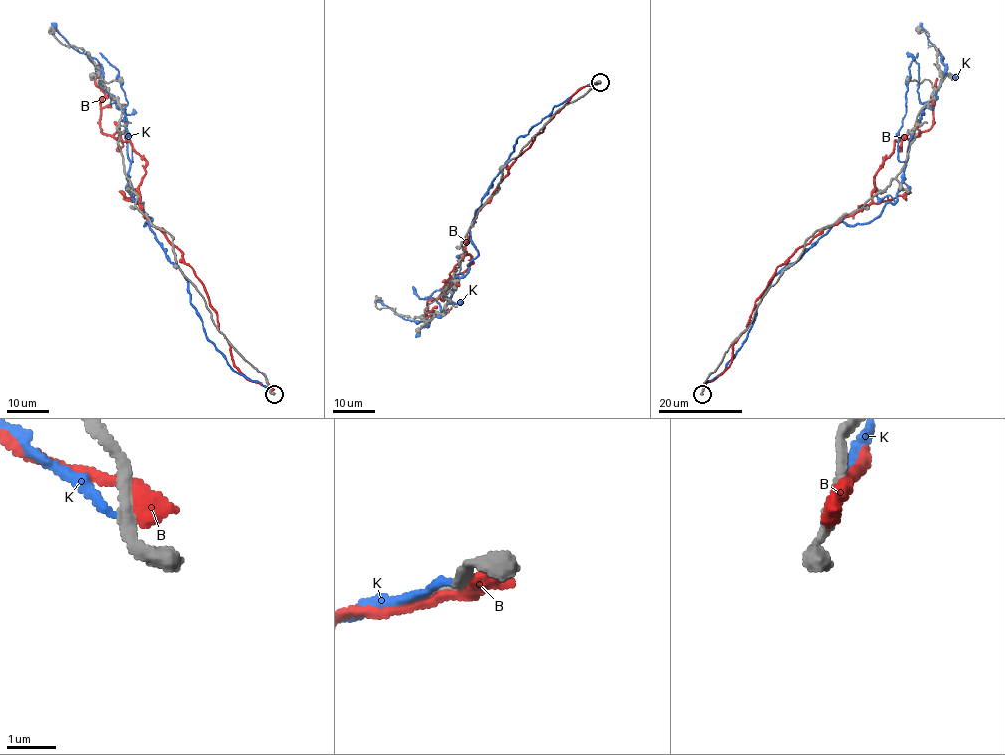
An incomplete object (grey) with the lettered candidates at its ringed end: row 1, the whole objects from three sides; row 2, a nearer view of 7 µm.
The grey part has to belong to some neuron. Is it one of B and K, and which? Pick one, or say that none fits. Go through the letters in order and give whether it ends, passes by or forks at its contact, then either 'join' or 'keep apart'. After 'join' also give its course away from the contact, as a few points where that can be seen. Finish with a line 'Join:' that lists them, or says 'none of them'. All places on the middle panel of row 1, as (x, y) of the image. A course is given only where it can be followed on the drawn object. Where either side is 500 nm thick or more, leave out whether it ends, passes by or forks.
B: it ends; keep apart
K: it ends; keep apart
Join: none of them

